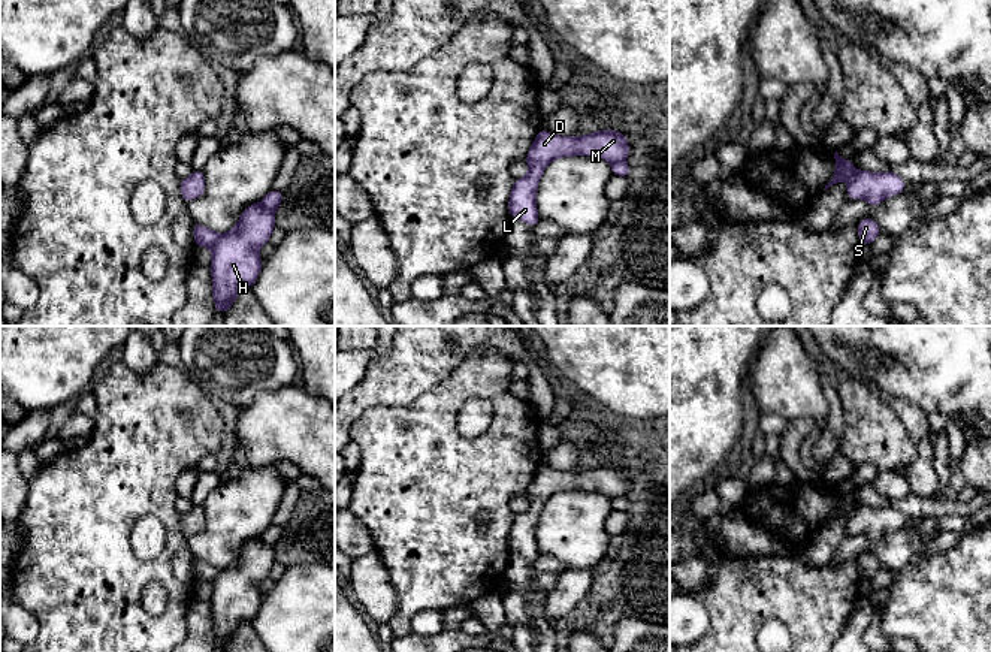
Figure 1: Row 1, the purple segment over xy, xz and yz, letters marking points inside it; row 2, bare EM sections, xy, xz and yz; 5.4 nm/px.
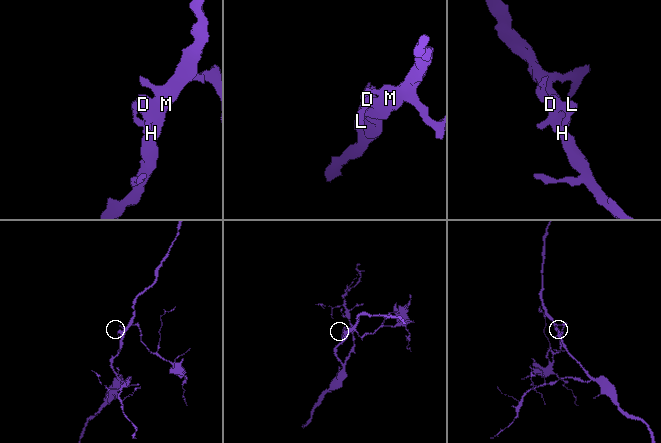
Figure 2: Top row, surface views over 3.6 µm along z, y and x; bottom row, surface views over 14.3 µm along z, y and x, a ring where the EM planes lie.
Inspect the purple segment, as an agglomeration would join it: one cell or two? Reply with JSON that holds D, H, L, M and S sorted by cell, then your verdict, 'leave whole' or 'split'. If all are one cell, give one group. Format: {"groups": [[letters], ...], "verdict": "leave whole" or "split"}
{"groups": [["D", "H", "L", "M", "S"]], "verdict": "leave whole"}

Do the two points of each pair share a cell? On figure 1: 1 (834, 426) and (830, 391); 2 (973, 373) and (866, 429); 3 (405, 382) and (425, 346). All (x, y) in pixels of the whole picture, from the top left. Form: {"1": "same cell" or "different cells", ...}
{"1": "same cell", "2": "different cells", "3": "same cell"}

